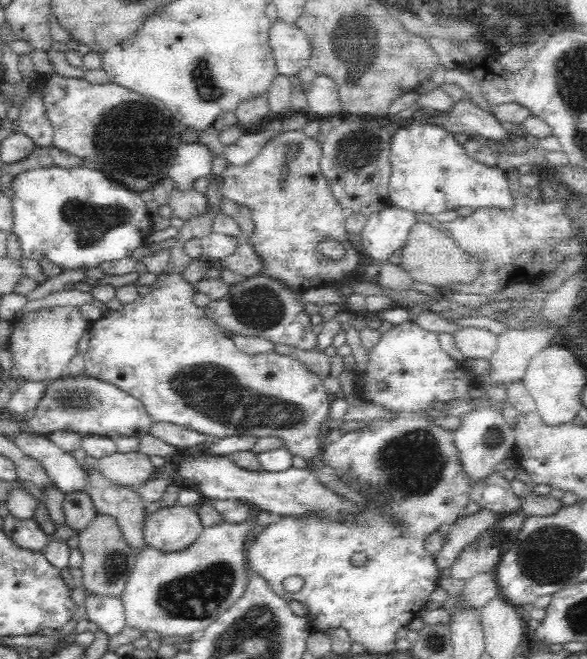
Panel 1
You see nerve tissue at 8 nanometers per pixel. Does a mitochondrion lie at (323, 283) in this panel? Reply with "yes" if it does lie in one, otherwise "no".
no

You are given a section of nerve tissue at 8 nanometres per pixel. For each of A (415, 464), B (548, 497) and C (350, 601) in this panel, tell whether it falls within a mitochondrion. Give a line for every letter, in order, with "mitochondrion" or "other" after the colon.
A: mitochondrion
B: other
C: other

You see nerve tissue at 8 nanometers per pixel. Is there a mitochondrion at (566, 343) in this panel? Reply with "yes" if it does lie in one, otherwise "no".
no

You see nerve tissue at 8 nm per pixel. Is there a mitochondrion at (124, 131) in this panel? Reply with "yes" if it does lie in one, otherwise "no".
yes

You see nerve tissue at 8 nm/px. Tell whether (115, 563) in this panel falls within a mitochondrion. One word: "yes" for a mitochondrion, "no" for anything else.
yes

